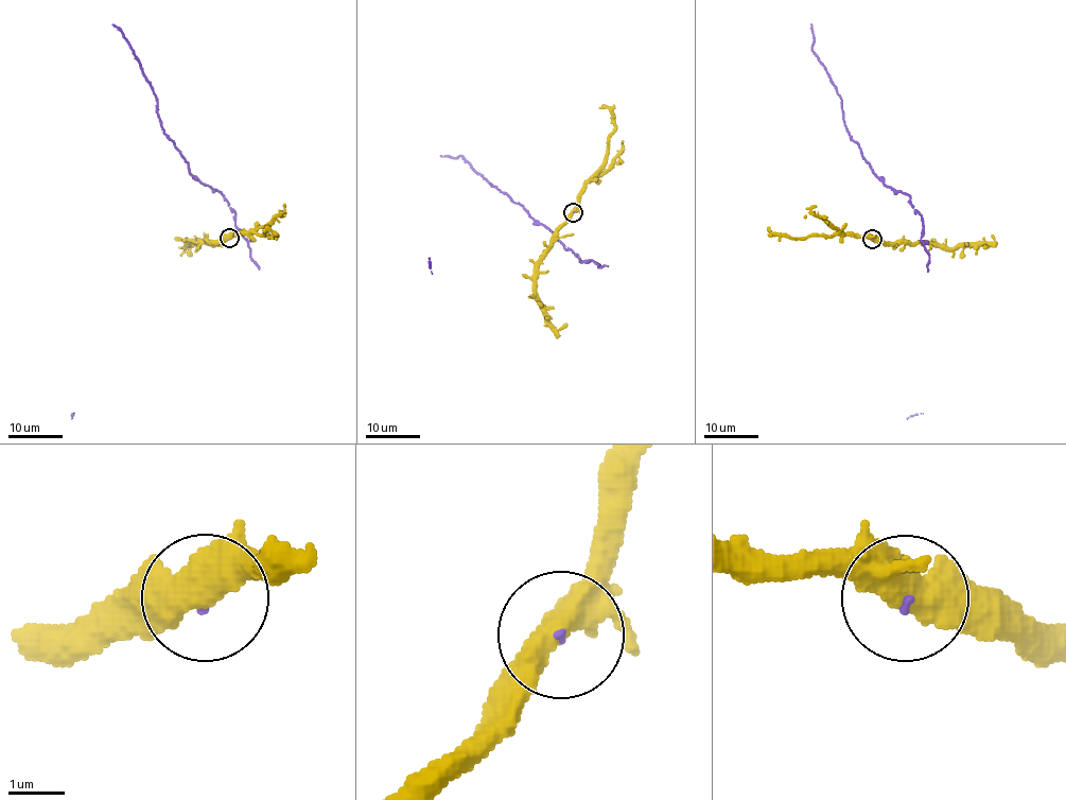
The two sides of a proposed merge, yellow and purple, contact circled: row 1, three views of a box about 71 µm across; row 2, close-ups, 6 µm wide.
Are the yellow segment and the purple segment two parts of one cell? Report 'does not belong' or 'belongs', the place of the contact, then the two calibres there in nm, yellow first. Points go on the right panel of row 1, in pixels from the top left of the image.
belongs | (872, 239) | 550/50 nm

